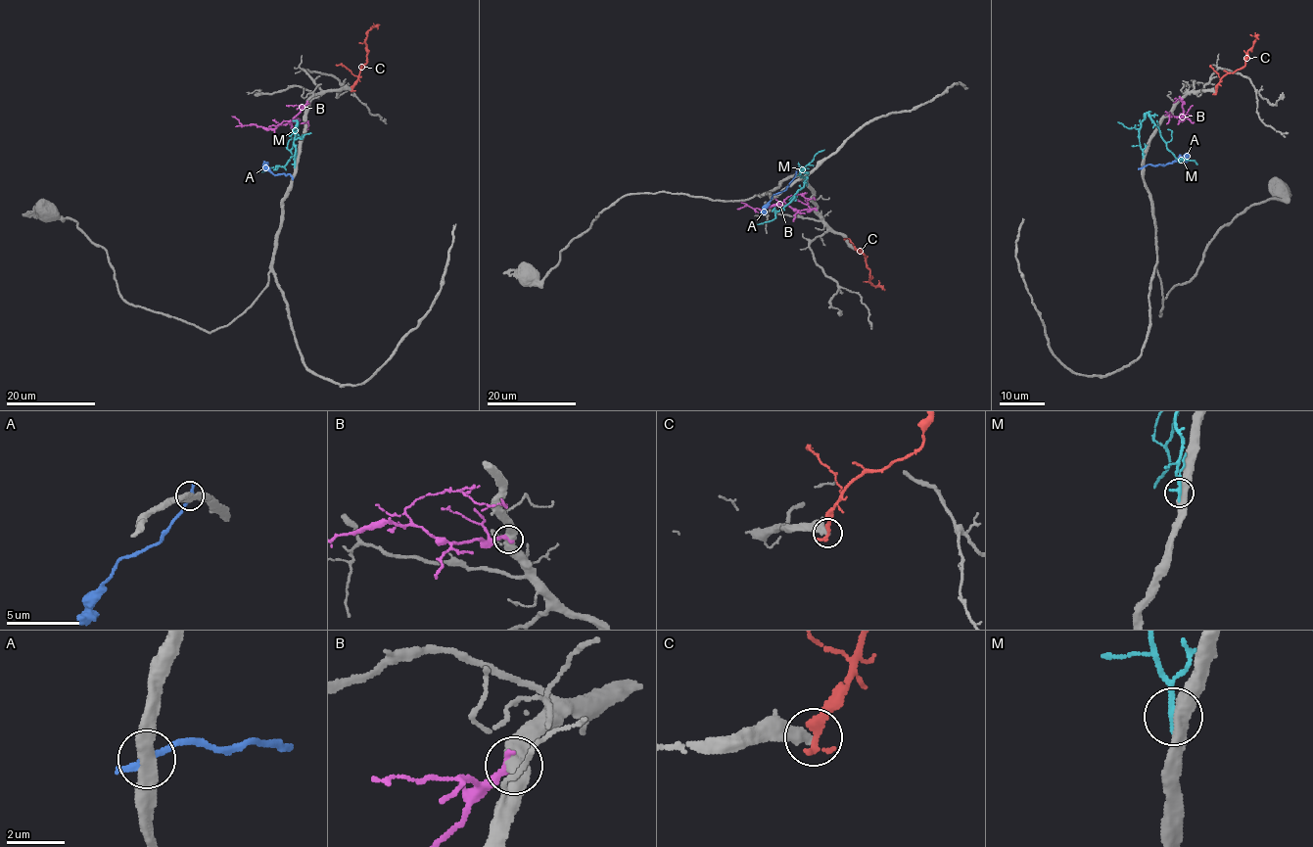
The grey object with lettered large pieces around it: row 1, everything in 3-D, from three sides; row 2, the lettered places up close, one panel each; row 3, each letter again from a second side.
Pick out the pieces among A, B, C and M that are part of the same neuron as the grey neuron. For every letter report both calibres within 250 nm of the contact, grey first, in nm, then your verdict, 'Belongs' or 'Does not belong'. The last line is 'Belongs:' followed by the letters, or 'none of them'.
A: Thickness 400 nm (grey) against 280 nm. Does not belong
B: Thickness 500 nm (grey) against 280 nm. Does not belong
C: Thickness 360 nm (grey) against 360 nm. Does not belong
M: Thickness 480 nm (grey) against 280 nm. Does not belong
Belongs: none of them

